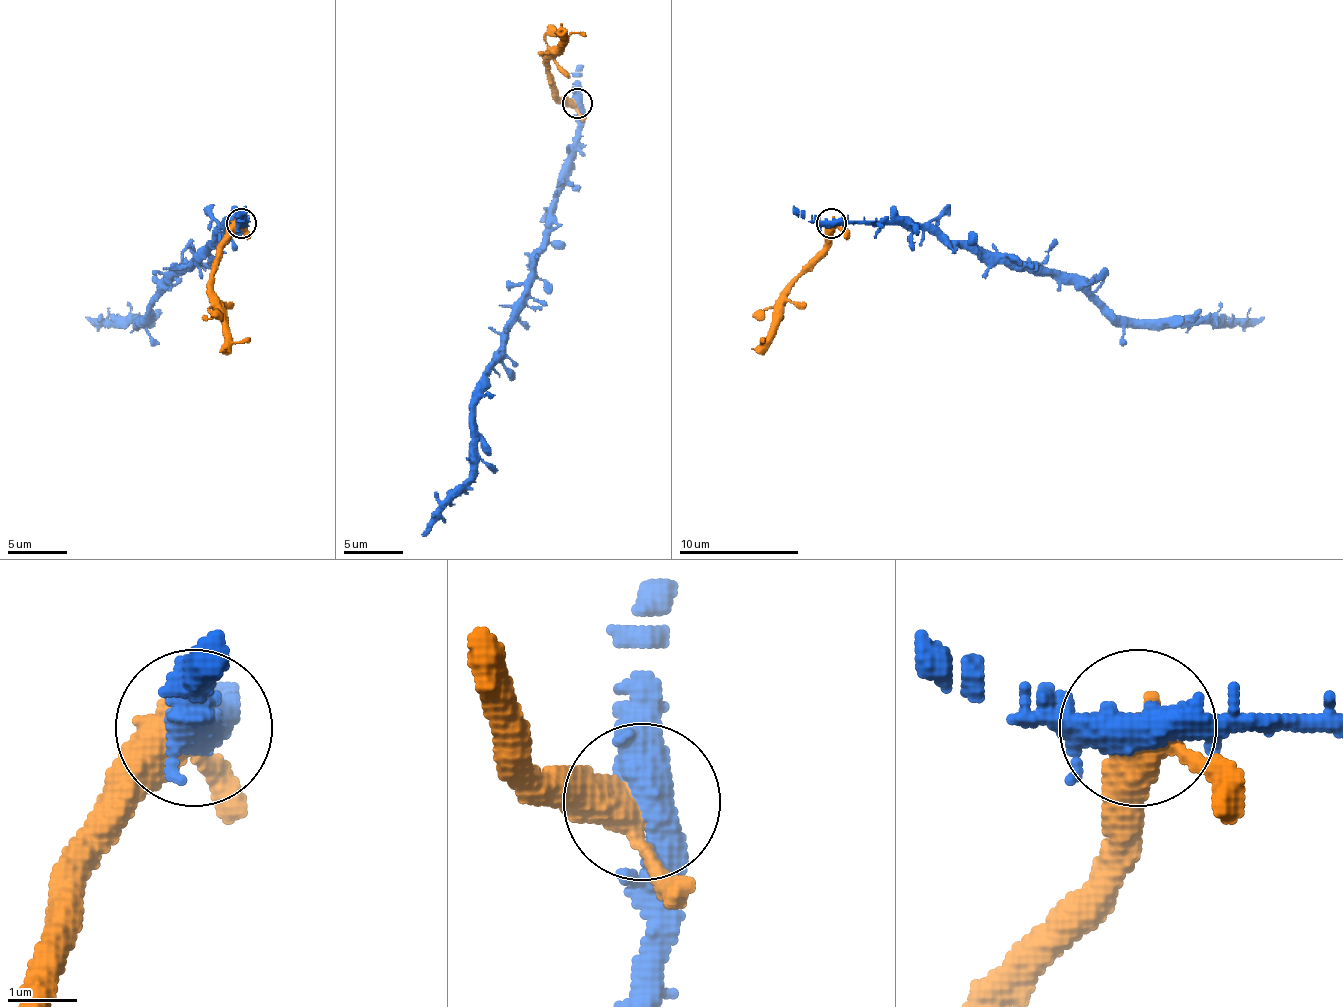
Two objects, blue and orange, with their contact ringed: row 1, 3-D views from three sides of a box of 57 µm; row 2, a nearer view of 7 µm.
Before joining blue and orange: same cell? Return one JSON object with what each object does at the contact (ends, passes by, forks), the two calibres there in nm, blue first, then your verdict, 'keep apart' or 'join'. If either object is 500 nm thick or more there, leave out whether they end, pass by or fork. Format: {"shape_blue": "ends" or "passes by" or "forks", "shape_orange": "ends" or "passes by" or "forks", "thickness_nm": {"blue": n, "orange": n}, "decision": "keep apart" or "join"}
{"shape_blue": "forks", "shape_orange": "passes by", "thickness_nm": {"blue": 400, "orange": 440}, "decision": "keep apart"}

